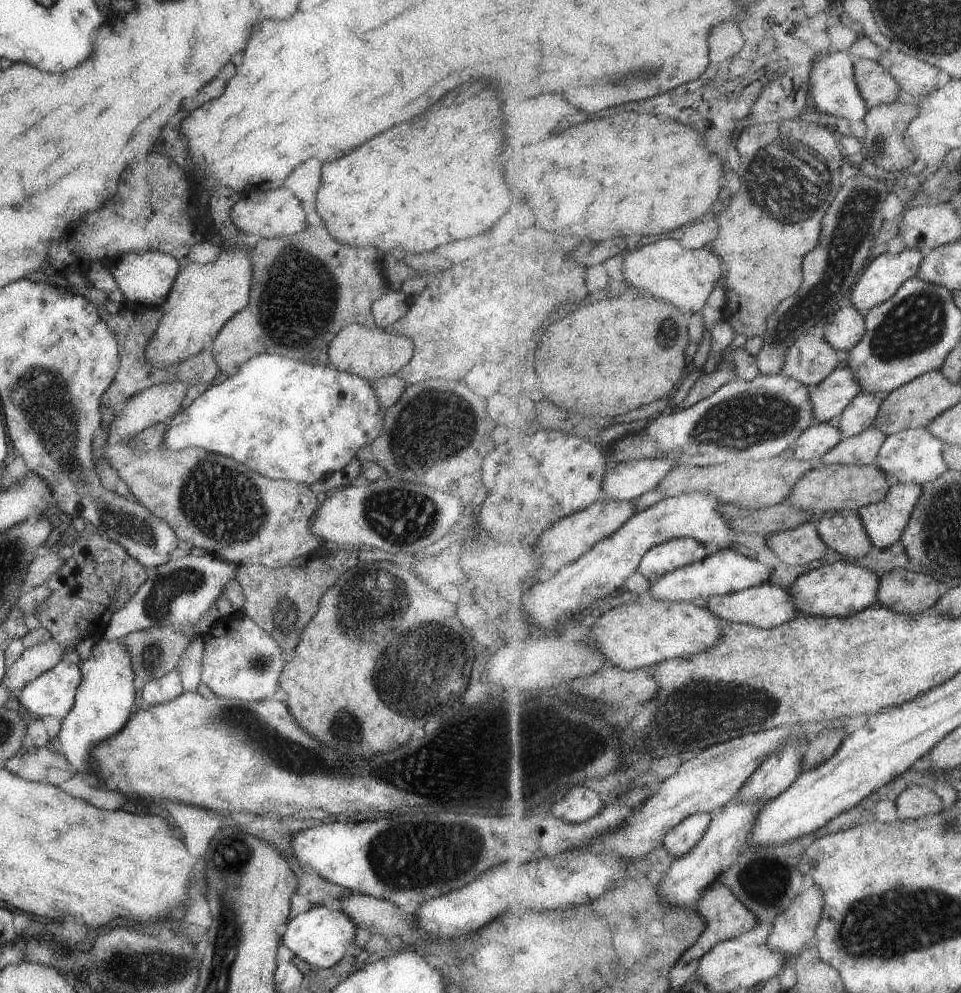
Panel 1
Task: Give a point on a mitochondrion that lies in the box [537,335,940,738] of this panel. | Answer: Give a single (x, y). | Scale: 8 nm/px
(740, 422)

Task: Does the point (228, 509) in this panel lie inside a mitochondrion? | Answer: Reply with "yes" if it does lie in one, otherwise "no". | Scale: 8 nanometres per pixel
yes

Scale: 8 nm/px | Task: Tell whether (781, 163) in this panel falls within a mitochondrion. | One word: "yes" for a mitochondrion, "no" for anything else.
yes

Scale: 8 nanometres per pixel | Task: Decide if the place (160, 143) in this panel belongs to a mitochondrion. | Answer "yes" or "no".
no

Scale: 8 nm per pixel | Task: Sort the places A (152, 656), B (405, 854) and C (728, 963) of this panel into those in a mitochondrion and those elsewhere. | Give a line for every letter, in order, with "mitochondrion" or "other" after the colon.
A: mitochondrion
B: mitochondrion
C: other

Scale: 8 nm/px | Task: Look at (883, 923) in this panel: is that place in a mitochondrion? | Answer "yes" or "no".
yes

